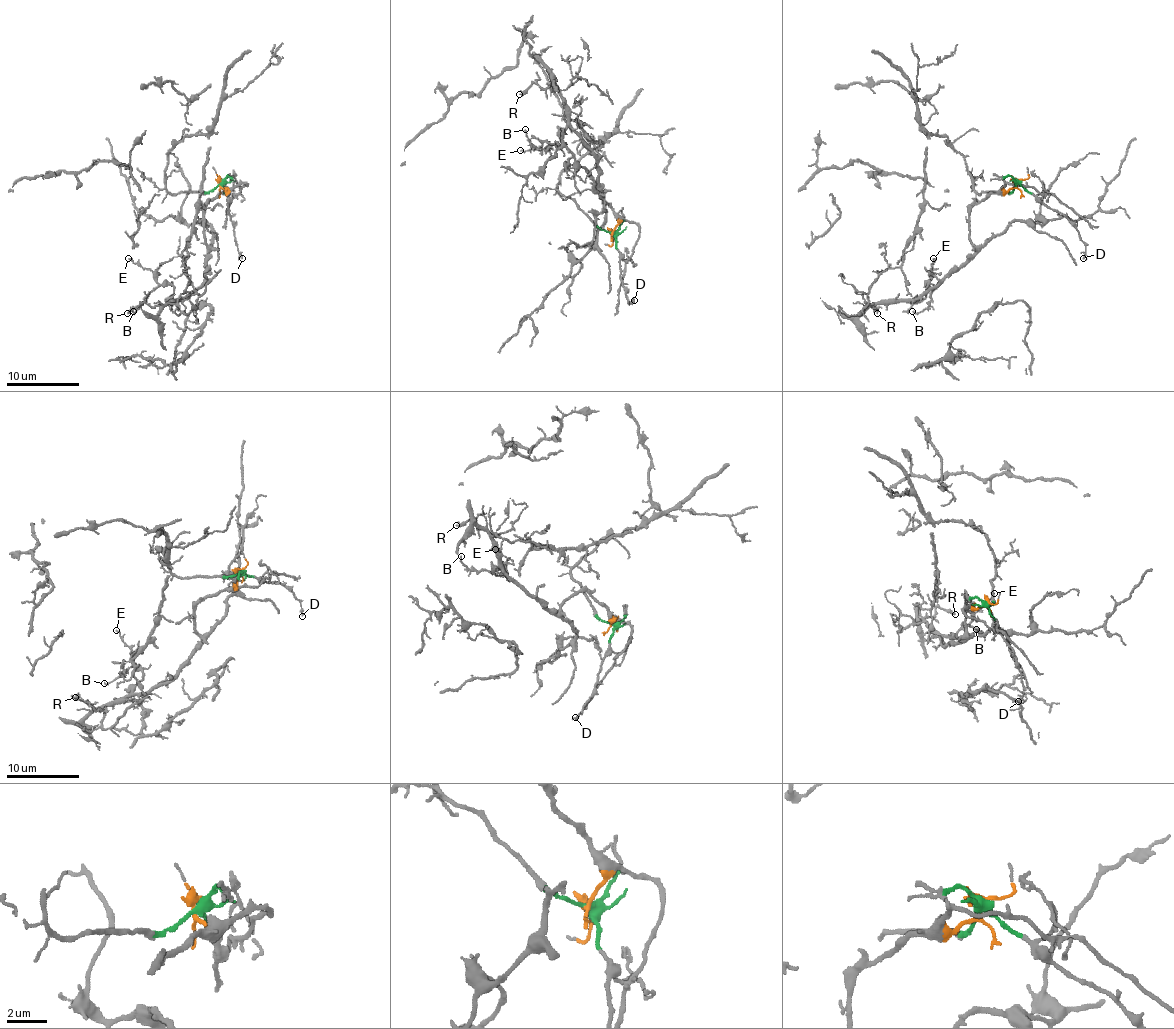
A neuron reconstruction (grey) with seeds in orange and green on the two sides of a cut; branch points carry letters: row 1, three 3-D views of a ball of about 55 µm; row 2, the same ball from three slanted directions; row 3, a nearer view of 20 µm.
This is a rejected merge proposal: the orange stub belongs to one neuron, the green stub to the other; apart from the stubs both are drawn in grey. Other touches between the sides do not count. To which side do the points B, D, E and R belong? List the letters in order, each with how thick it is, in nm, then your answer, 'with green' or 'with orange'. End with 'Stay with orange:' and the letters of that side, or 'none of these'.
B: 100 nm | with orange
D: 200 nm | with green
E: 130 nm | with orange
R: 240 nm | with orange
Stay with orange: B, E, R

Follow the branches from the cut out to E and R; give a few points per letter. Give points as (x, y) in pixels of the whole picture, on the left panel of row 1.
E: (219, 182), (225, 193), (217, 193), (205, 209), (206, 279), (184, 299), (168, 299), (174, 288), (128, 259)
R: (219, 182), (225, 193), (217, 193), (205, 209), (206, 279), (184, 299), (150, 306), (141, 303), (128, 314)

